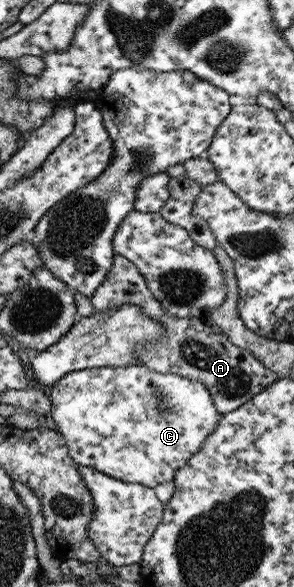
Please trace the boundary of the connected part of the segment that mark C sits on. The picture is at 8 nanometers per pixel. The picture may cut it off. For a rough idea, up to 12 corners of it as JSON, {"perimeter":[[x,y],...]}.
{"perimeter":[[67,373],[49,414],[76,464],[152,489],[221,420],[201,381]]}

